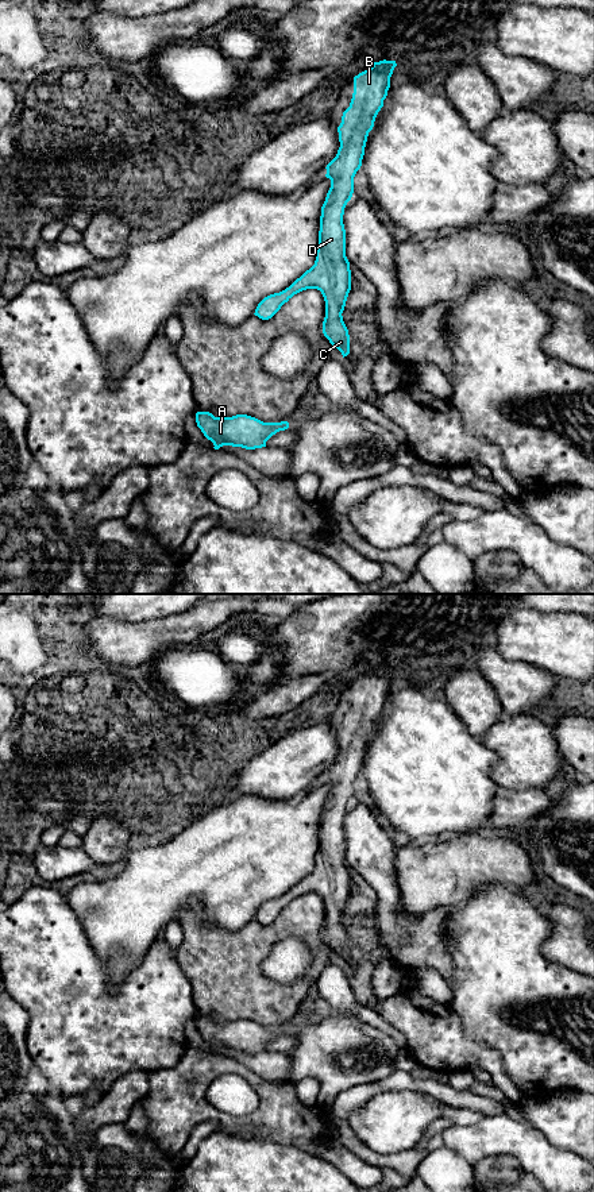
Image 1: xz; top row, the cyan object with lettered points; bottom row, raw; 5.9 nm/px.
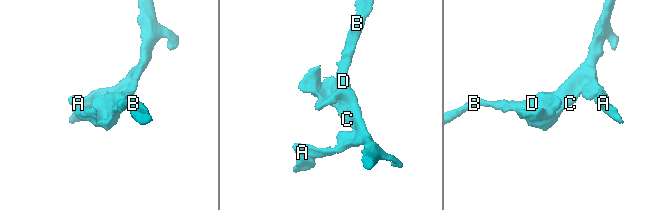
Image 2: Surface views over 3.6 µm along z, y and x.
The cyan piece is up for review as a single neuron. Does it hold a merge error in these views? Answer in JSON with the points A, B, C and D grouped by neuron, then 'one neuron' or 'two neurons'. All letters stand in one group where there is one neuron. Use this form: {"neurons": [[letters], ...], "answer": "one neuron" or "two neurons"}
{"neurons": [["A", "B", "C", "D"]], "answer": "one neuron"}

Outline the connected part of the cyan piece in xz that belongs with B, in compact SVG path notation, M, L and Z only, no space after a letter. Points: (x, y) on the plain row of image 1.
M396 666L373 667L371 672L354 682L352 703L338 732L340 752L325 772L331 792L321 811L315 869L285 895L265 902L254 918L269 925L294 899L317 894L325 906L323 938L343 963L350 958L350 940L342 918L351 895L343 819L354 798L354 782L362 771L369 737L383 711L396 671Z

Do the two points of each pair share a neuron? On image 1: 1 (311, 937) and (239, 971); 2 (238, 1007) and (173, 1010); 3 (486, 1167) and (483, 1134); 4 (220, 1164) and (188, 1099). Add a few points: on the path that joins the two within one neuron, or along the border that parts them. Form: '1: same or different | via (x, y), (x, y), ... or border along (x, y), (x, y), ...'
1: same | via (292, 929), (278, 929), (254, 952)
2: different | border along (188, 978), (197, 1015)
3: different | border along (517, 1158), (493, 1154), (473, 1164)
4: different | border along (220, 1130), (251, 1140)

